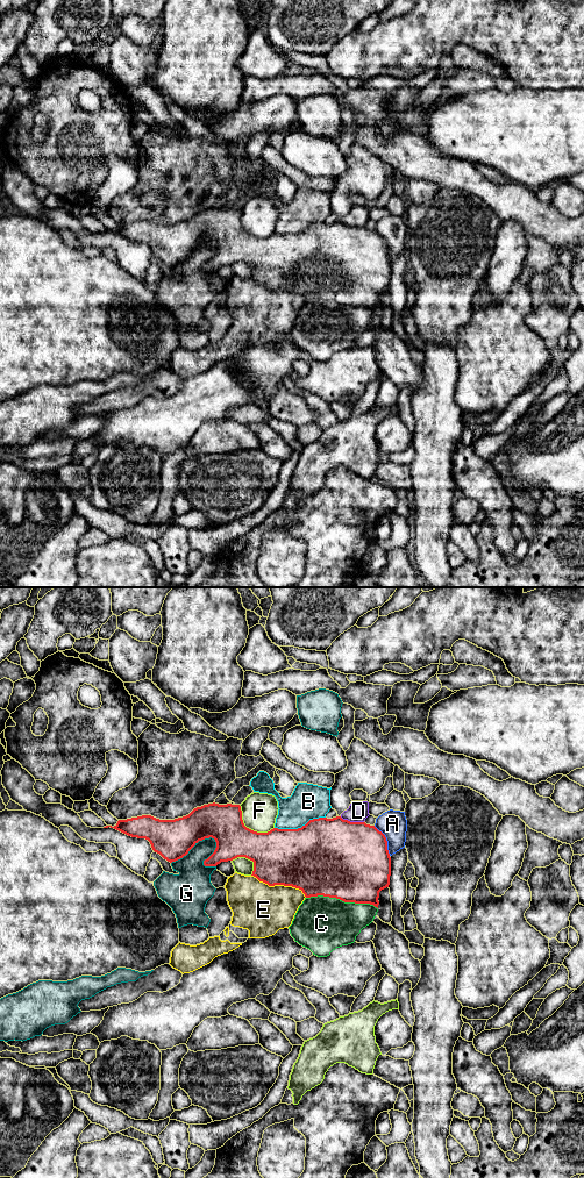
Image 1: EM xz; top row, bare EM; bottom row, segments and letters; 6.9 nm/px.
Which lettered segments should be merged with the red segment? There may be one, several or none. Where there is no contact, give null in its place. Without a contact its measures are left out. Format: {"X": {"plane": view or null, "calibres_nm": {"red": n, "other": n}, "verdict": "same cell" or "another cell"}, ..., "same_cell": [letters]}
{"A": {"plane": "xz", "calibres_nm": {"red": 480, "other": 190}, "verdict": "another cell"}, "B": {"plane": "xz", "calibres_nm": {"red": 500, "other": 240}, "verdict": "another cell"}, "C": {"plane": "xz", "calibres_nm": {"red": 500, "other": 380}, "verdict": "another cell"}, "D": {"plane": "xz", "calibres_nm": {"red": 500, "other": 140}, "verdict": "another cell"}, "E": {"plane": "xz", "calibres_nm": {"red": 420, "other": 340}, "verdict": "another cell"}, "F": {"plane": "xz", "calibres_nm": {"red": 300, "other": 240}, "verdict": "another cell"}, "G": {"plane": "xz", "calibres_nm": {"red": 280, "other": 240}, "verdict": "another cell"}, "same_cell": []}

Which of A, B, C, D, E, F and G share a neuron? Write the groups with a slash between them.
A / B / C / D / E / F / G

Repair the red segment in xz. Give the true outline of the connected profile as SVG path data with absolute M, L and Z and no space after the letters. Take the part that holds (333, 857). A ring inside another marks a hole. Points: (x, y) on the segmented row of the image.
M213 802L175 820L142 815L119 820L114 827L104 828L108 827L131 837L148 840L152 850L170 863L186 856L199 841L212 837L216 848L204 861L205 866L245 857L254 862L251 876L259 881L269 886L299 888L306 898L323 895L378 908L379 892L390 885L391 857L385 835L375 826L350 822L341 816L313 819L298 829L273 828L268 833L257 833L244 826L240 805Z

